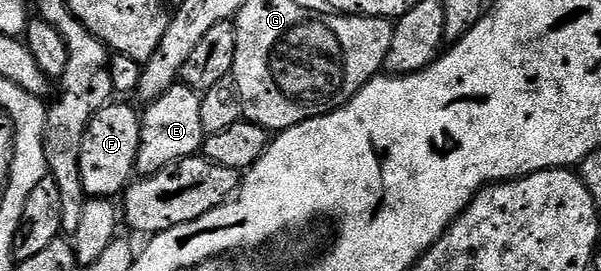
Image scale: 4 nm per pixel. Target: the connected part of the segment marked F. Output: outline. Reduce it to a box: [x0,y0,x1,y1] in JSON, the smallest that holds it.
[79,102,141,198]

